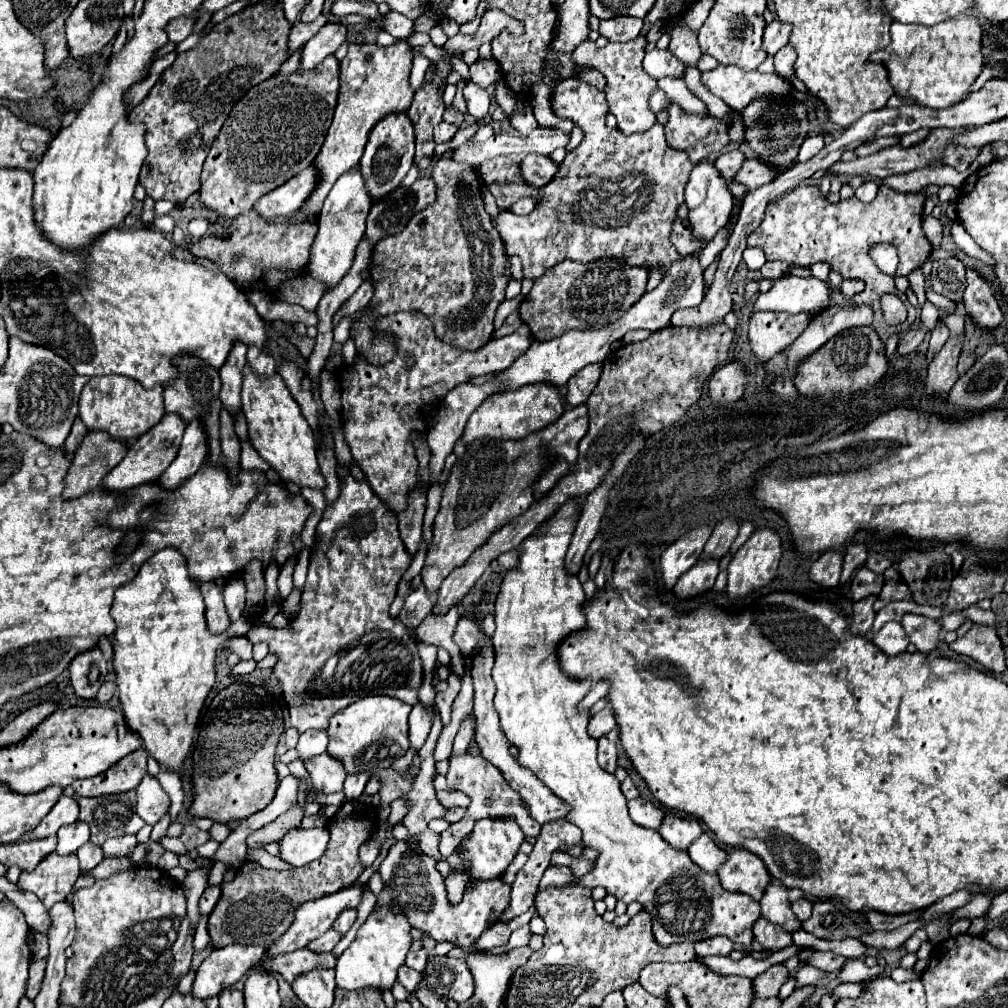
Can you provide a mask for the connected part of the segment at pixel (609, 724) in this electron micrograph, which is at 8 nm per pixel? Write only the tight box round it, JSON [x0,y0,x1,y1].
[588,706,616,738]

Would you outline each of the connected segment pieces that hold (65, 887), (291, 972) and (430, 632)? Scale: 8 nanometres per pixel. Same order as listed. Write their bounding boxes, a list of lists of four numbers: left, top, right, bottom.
[[18,852,80,908],[266,948,336,982],[416,606,464,676]]

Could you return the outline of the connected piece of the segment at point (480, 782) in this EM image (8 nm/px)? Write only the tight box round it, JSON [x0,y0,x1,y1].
[438,754,542,858]

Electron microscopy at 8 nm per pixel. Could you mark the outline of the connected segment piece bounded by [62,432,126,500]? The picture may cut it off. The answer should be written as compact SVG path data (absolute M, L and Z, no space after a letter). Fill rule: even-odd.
M88 432L80 448L76 450L72 464L68 468L68 474L64 478L62 498L70 500L70 498L80 498L86 492L92 492L96 486L100 486L100 480L124 458L124 452L126 452L126 444L120 440L114 440L112 436L108 436L108 432Z

